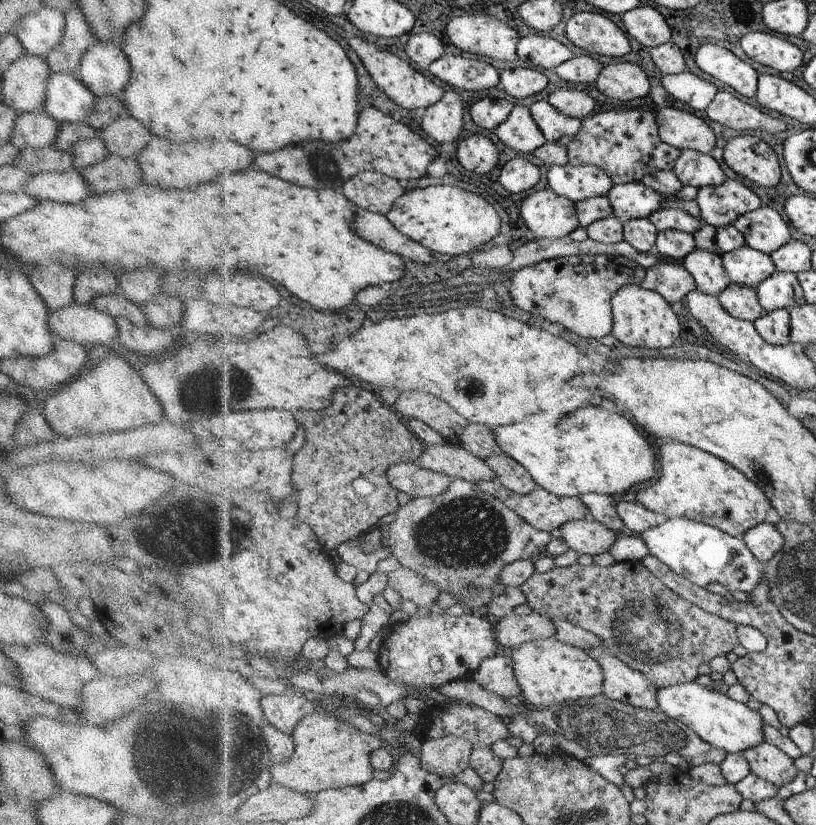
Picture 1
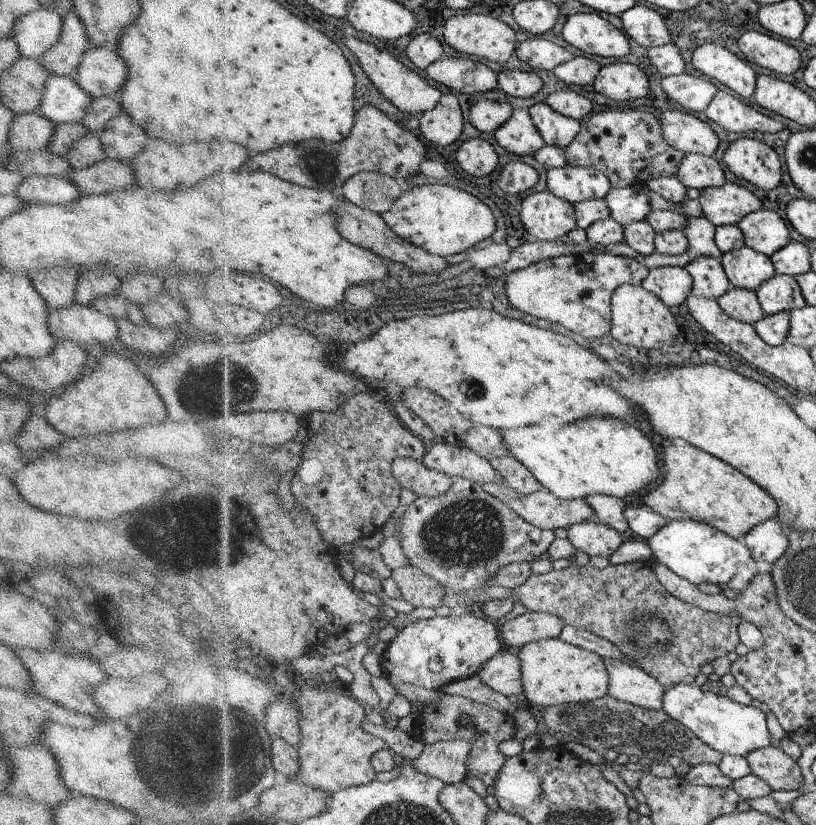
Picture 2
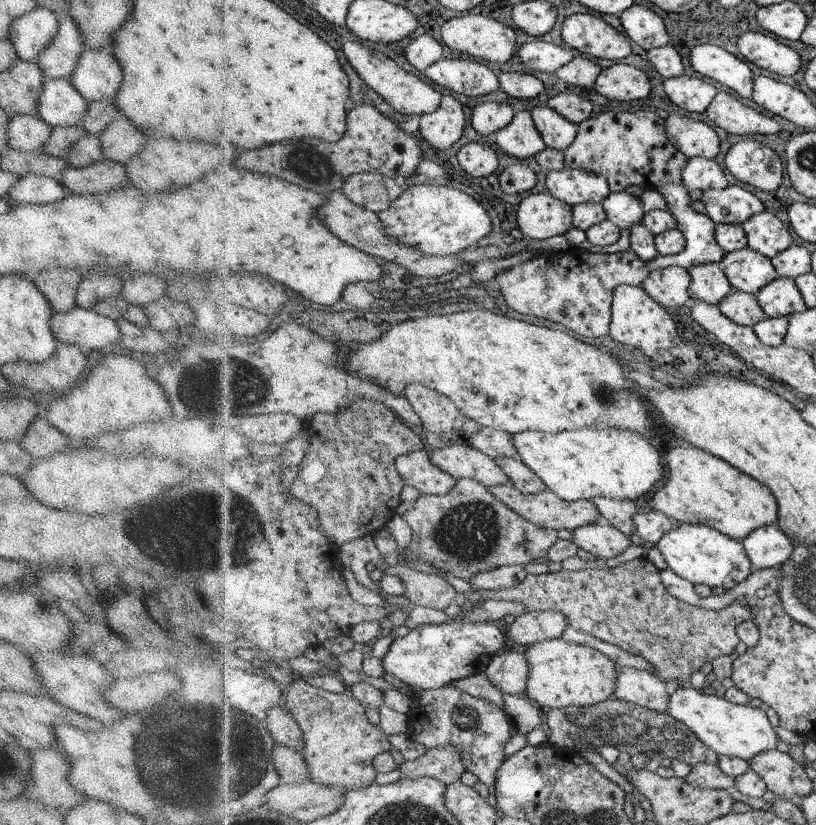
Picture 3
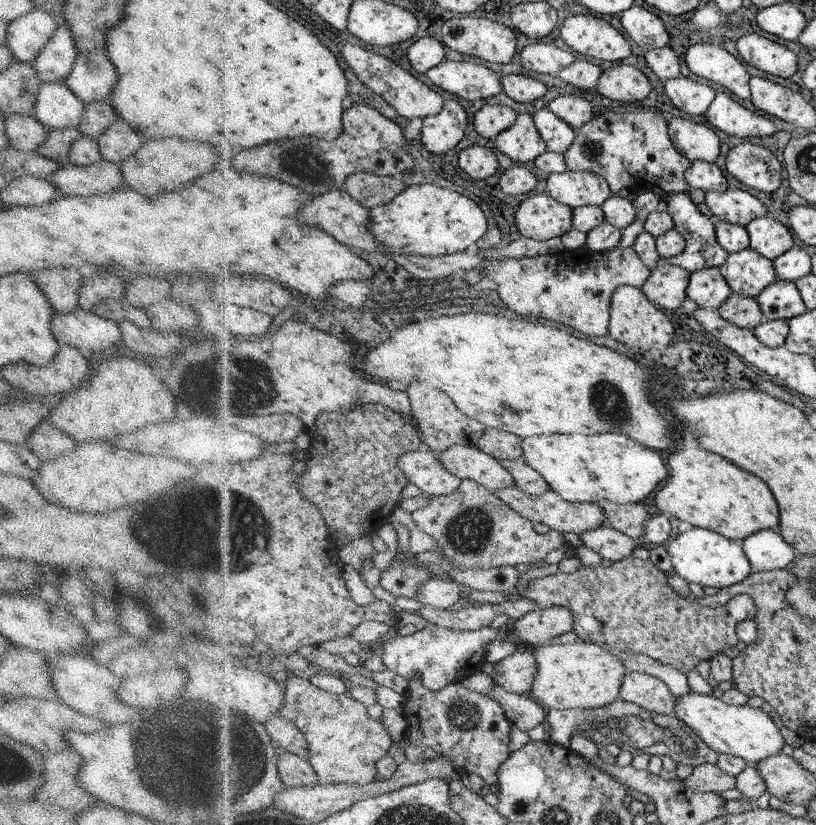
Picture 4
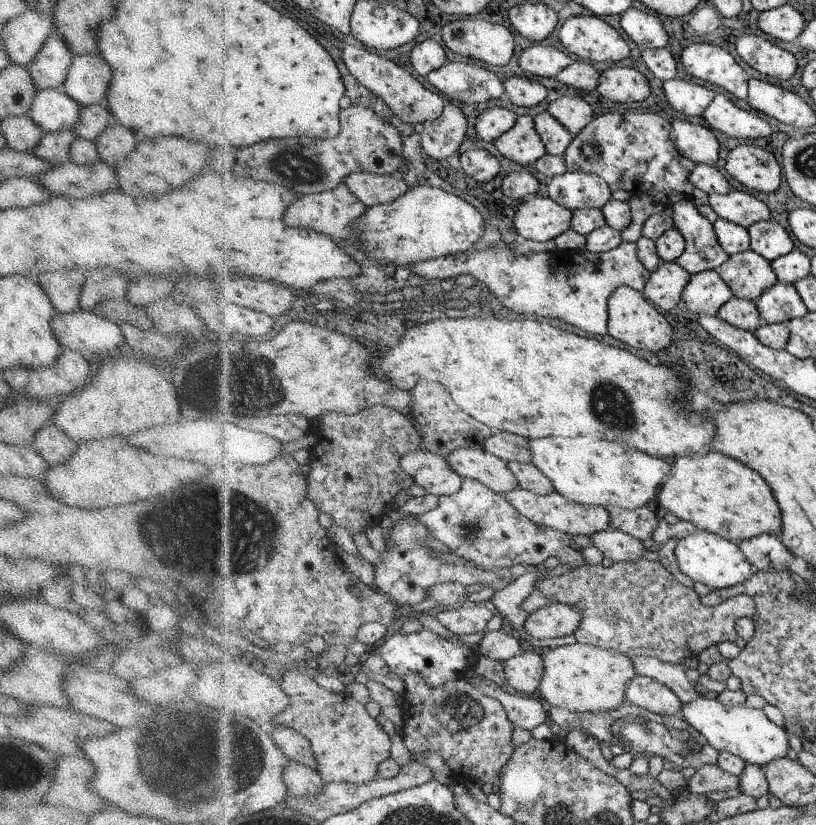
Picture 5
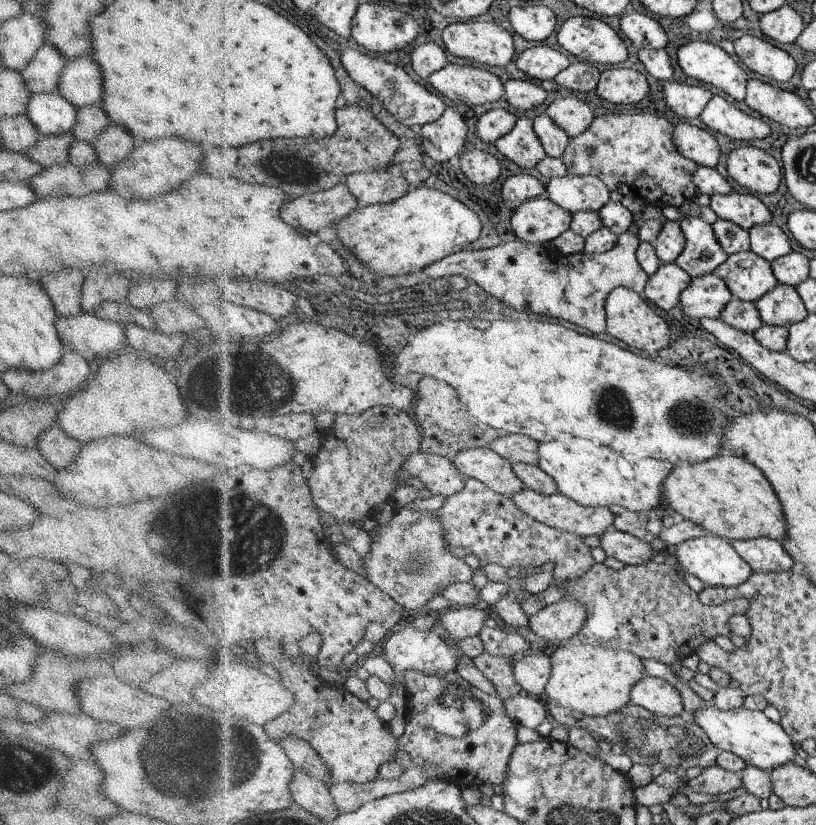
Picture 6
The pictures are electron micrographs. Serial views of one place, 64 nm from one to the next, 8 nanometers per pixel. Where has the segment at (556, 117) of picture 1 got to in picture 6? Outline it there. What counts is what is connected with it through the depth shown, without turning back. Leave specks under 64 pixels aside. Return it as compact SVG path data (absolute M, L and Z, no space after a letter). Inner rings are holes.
M540 114L536 120L534 120L534 129L536 136L543 143L543 147L546 149L547 157L561 158L567 147L570 146L571 137L564 132L563 128L555 123L546 114Z

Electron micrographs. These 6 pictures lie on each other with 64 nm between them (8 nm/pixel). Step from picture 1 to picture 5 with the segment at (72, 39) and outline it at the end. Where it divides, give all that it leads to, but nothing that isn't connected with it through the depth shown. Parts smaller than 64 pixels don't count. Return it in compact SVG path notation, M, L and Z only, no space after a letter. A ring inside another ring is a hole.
M52 33L27 68L36 90L60 88L72 64L73 56L62 36Z

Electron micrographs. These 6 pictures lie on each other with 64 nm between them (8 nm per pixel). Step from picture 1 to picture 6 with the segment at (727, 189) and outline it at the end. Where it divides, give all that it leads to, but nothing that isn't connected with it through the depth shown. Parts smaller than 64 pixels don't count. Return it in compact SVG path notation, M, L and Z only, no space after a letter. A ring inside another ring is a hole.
M731 192L727 195L714 195L710 197L709 206L718 219L733 222L747 231L770 222L768 208L752 194Z

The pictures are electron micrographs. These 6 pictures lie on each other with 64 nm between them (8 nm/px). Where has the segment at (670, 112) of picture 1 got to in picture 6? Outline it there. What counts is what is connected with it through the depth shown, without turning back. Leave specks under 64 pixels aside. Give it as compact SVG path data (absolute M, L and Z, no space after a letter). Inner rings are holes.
M696 121L676 123L675 145L681 154L699 166L716 168L720 162L720 150L714 136Z

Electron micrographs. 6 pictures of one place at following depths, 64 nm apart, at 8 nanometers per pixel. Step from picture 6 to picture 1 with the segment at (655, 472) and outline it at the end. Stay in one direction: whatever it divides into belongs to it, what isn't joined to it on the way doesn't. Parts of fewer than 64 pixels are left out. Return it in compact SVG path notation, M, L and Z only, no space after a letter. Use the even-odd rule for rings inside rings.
M602 406L579 408L551 423L544 416L506 426L491 426L490 432L505 455L527 468L536 484L562 497L600 493L614 497L654 476L654 452L636 426Z

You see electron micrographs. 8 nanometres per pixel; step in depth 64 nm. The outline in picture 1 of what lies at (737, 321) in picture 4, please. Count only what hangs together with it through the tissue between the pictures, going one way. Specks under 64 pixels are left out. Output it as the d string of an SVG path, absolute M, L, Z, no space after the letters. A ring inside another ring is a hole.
M731 284L726 291L720 292L718 297L723 307L737 319L754 322L764 313L757 289Z

